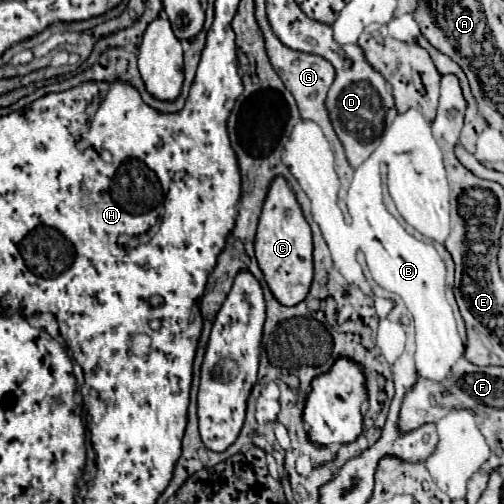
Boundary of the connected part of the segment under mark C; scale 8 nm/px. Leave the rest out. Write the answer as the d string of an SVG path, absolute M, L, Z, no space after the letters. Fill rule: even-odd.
M280 175L274 177L274 181L270 183L270 189L268 189L268 195L266 195L266 201L262 207L260 223L258 223L254 249L256 249L258 265L264 273L264 279L268 283L270 291L274 293L274 297L282 305L300 303L308 295L308 289L312 283L312 273L314 273L312 231L302 215L302 209L296 201L294 191L290 189L288 181Z

